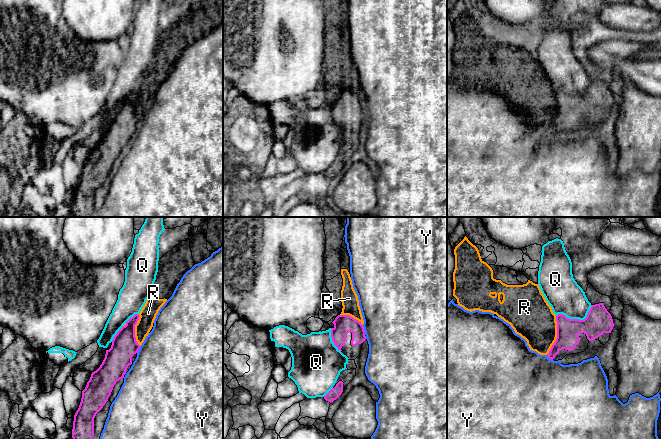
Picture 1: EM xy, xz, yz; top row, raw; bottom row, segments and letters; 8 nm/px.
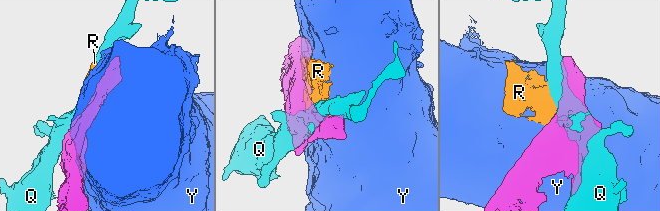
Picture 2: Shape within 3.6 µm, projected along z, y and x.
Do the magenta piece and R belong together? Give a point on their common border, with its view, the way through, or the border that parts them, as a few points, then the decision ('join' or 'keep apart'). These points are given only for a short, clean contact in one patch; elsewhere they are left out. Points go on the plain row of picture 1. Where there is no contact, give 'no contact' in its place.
contact yz (557, 111); keep apart

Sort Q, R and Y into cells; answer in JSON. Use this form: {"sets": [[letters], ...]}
{"sets": [["Q"], ["R"], ["Y"]]}

